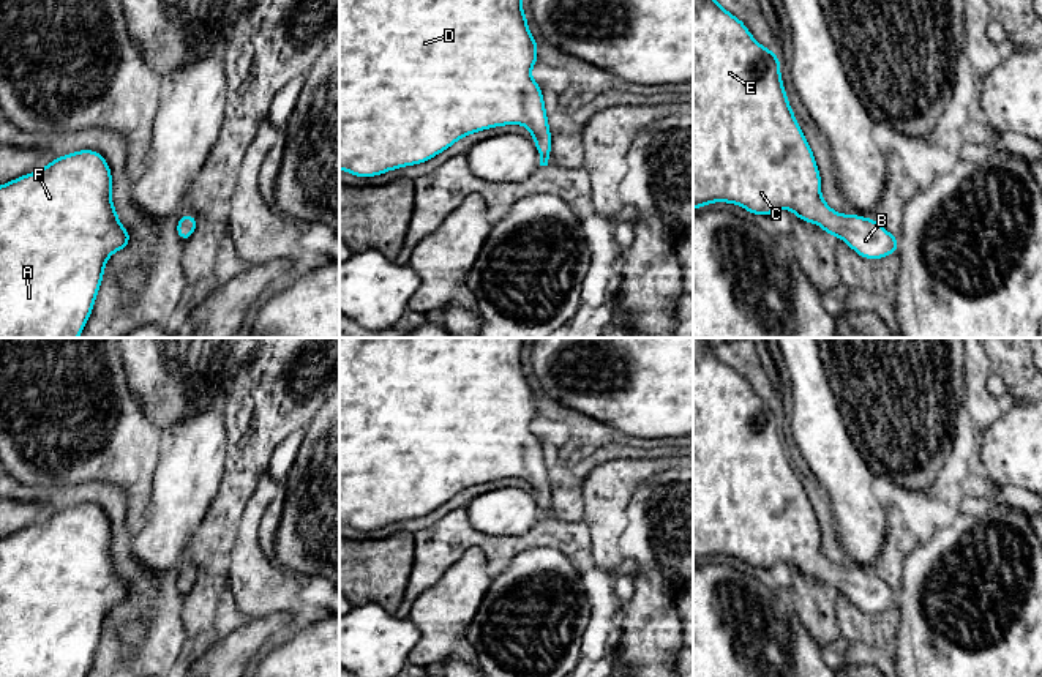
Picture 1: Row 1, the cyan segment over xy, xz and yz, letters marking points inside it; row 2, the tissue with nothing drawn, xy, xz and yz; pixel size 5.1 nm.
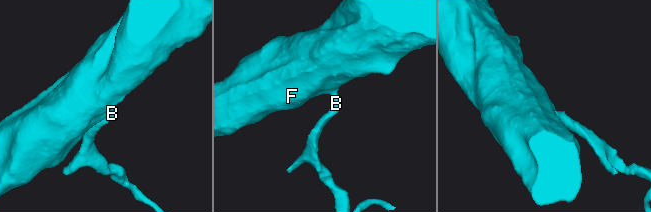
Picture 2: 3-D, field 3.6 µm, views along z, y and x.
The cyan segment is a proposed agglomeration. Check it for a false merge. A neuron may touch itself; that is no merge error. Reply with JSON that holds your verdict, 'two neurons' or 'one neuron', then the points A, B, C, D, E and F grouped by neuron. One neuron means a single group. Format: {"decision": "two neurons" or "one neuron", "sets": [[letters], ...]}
{"decision": "one neuron", "sets": [["A", "B", "C", "D", "E", "F"]]}

